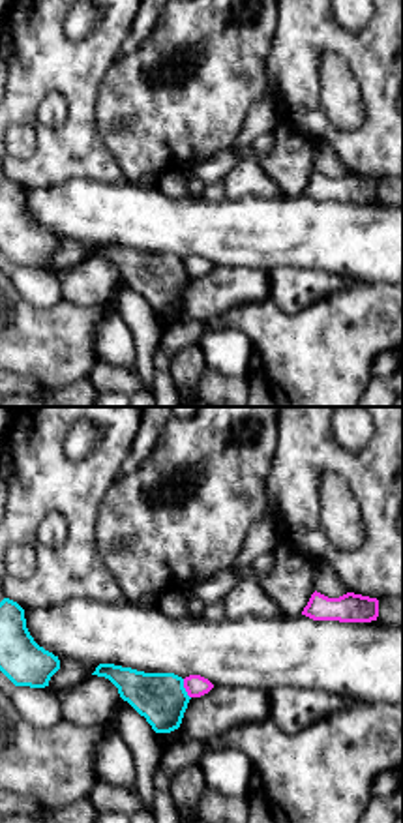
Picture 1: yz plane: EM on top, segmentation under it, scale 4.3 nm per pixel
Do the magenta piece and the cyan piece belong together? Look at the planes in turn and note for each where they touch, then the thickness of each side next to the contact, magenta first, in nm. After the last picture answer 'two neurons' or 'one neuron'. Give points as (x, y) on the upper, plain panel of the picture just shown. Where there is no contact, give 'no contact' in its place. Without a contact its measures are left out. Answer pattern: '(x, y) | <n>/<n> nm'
(184, 267) | 90/220 nm

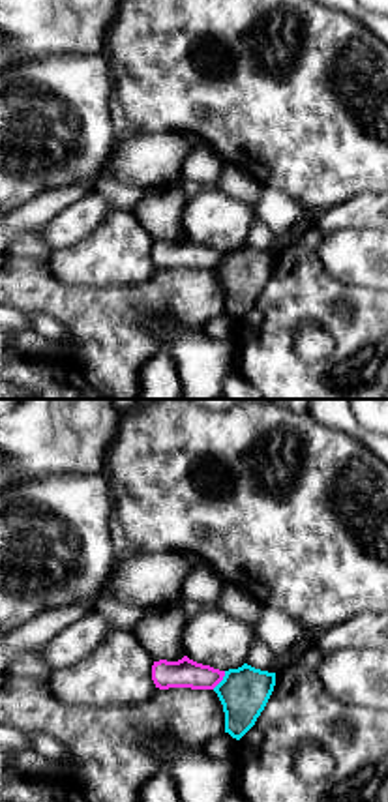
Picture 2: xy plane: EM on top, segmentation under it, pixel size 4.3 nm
(220, 261) | 130/220 nm

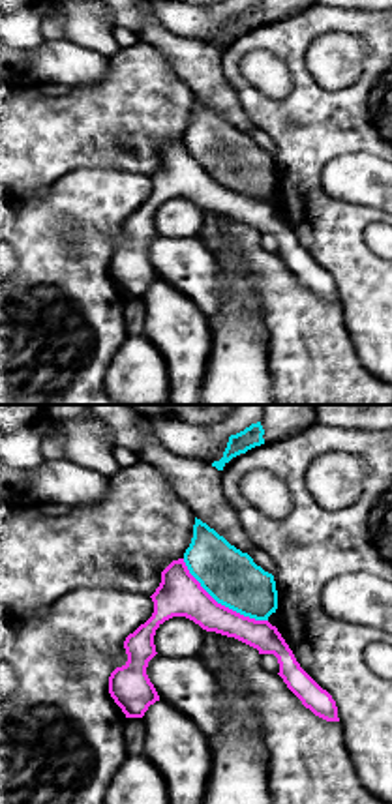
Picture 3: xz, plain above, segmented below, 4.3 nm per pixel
(220, 184) | 190/240 nm

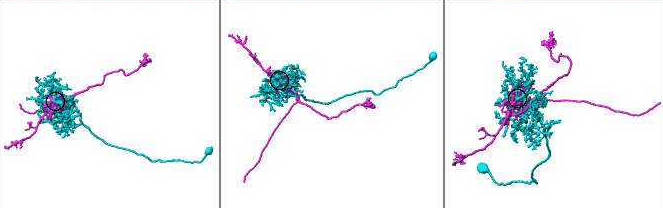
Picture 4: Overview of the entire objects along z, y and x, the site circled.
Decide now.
two neurons

